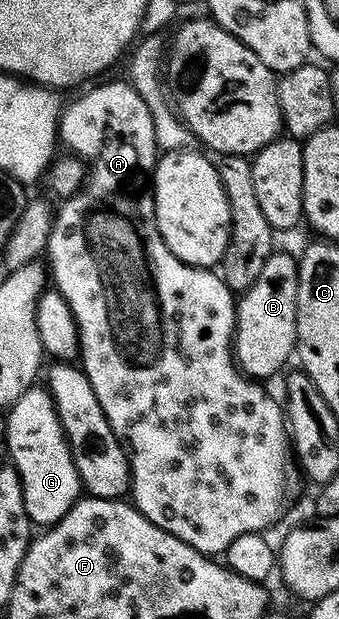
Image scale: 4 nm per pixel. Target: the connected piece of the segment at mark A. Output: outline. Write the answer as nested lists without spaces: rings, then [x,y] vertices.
[[[126,80],[123,81],[107,81],[104,85],[92,84],[92,89],[81,94],[68,109],[66,106],[62,114],[58,140],[62,144],[64,141],[74,156],[89,163],[89,172],[86,174],[82,189],[72,197],[66,198],[54,214],[45,250],[45,261],[48,261],[46,264],[49,266],[49,277],[54,288],[63,296],[65,303],[69,303],[73,319],[79,328],[78,360],[81,362],[84,375],[89,379],[89,387],[93,387],[93,395],[97,395],[97,403],[101,403],[101,411],[105,411],[105,419],[109,419],[113,435],[117,435],[117,439],[127,450],[127,462],[131,465],[129,493],[135,508],[141,510],[157,527],[169,531],[169,535],[181,539],[198,553],[223,555],[226,554],[229,543],[237,539],[237,535],[263,533],[282,515],[283,504],[287,501],[287,489],[294,487],[296,473],[293,468],[293,449],[289,444],[289,429],[285,424],[285,413],[280,402],[278,405],[259,386],[262,384],[258,380],[244,375],[235,360],[233,342],[236,294],[218,272],[199,269],[196,265],[187,265],[181,259],[177,259],[177,255],[173,255],[173,251],[165,247],[165,239],[161,239],[157,231],[153,192],[157,146],[153,115],[150,114],[149,107],[135,86]]]

